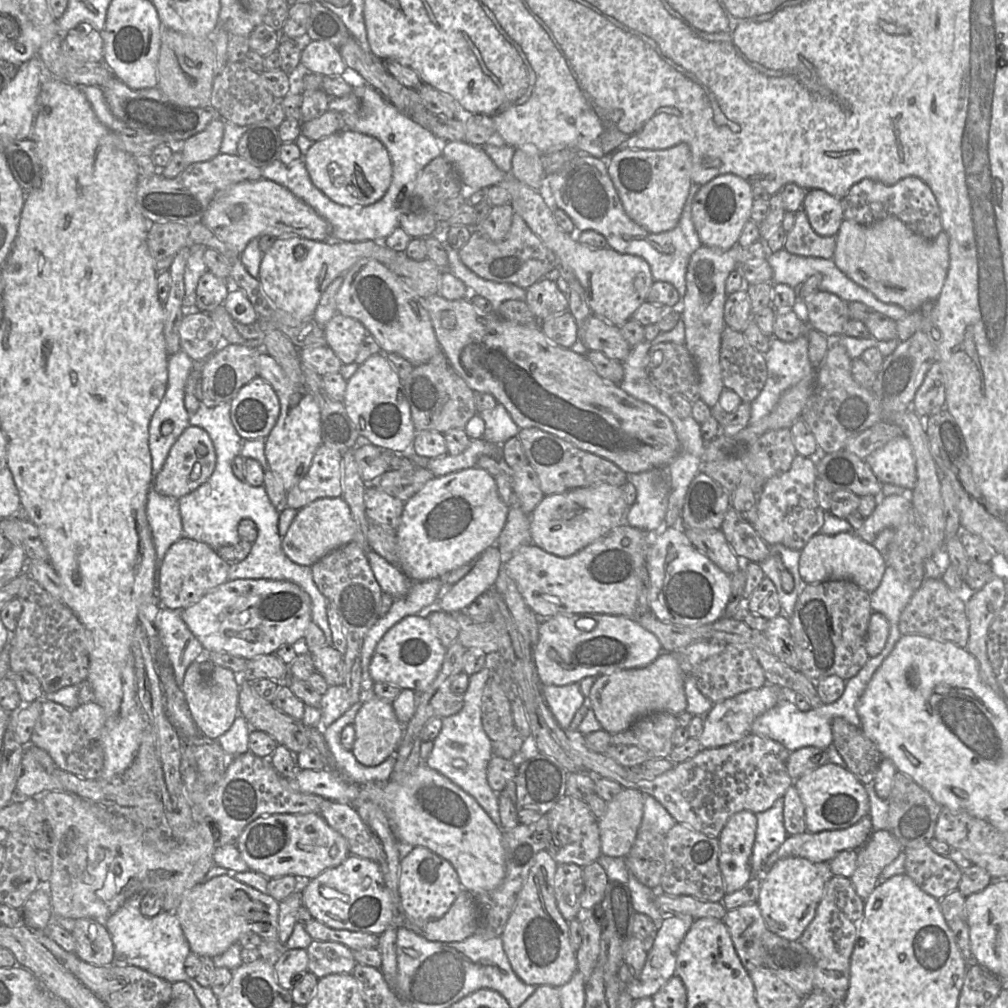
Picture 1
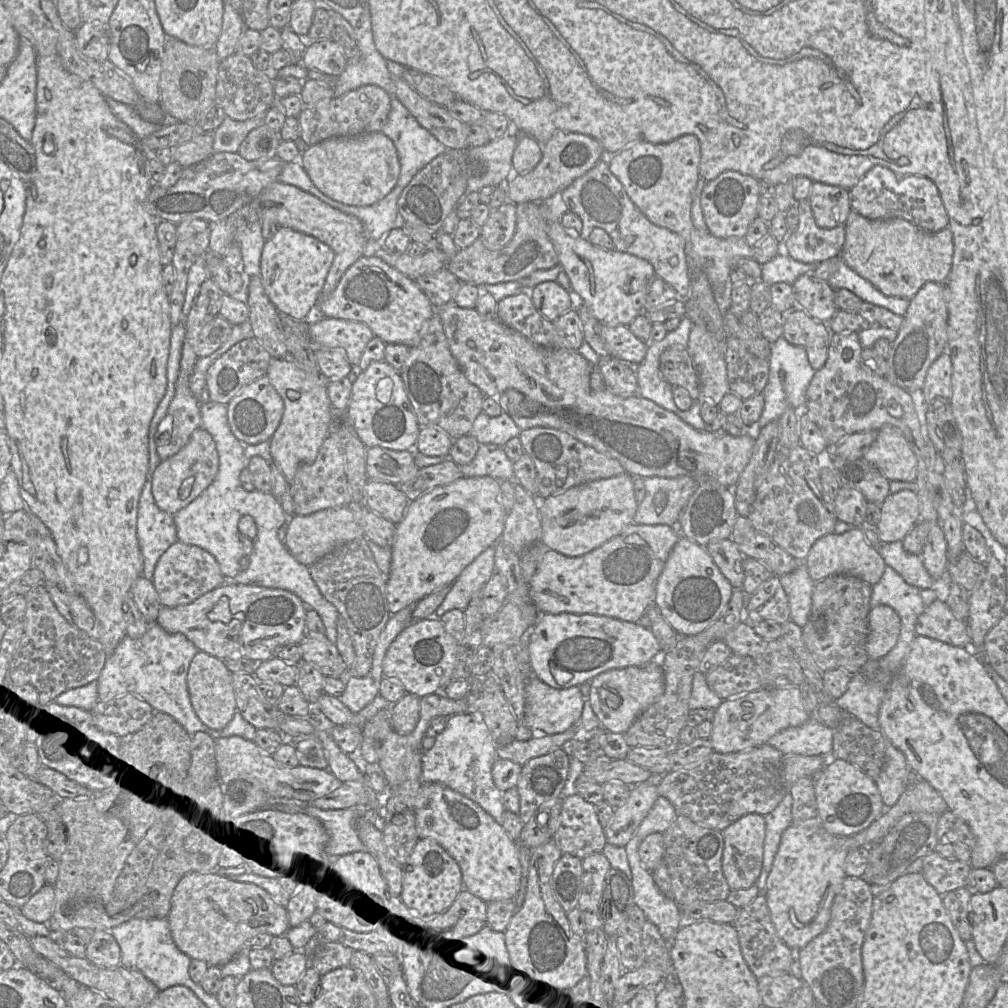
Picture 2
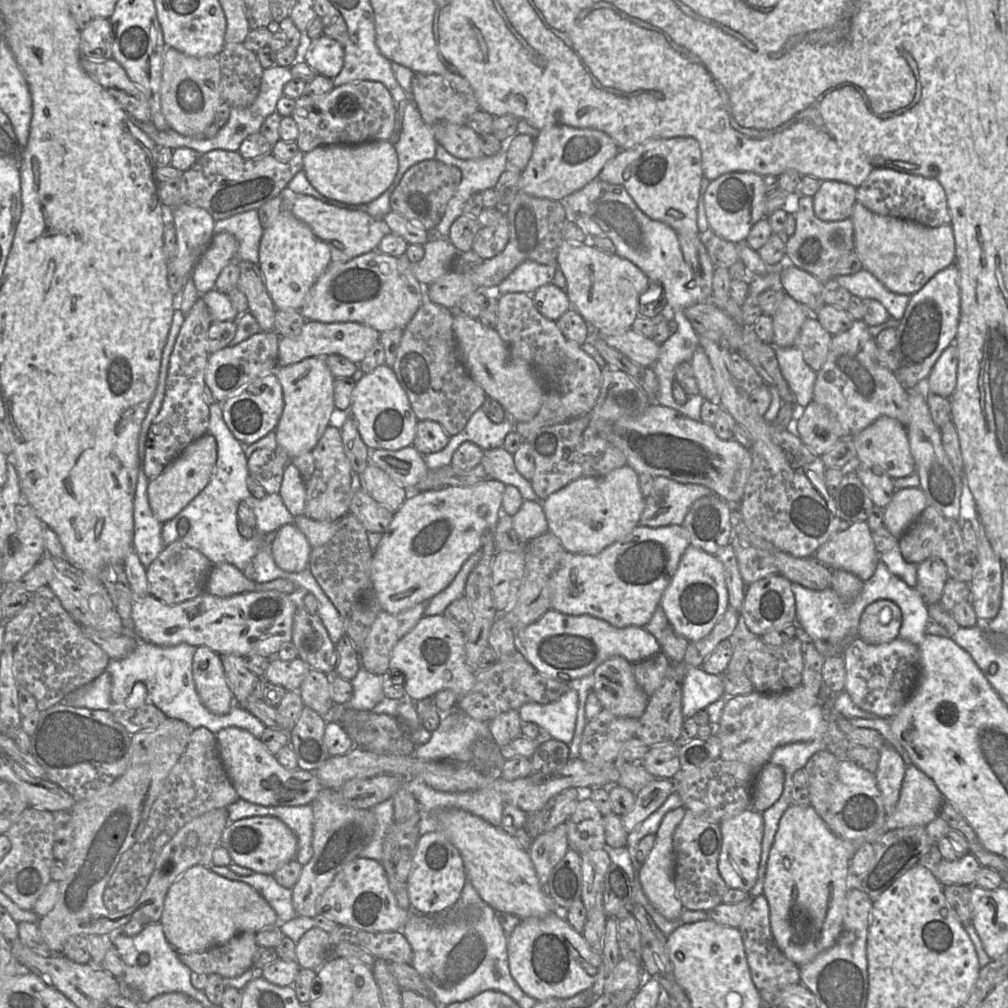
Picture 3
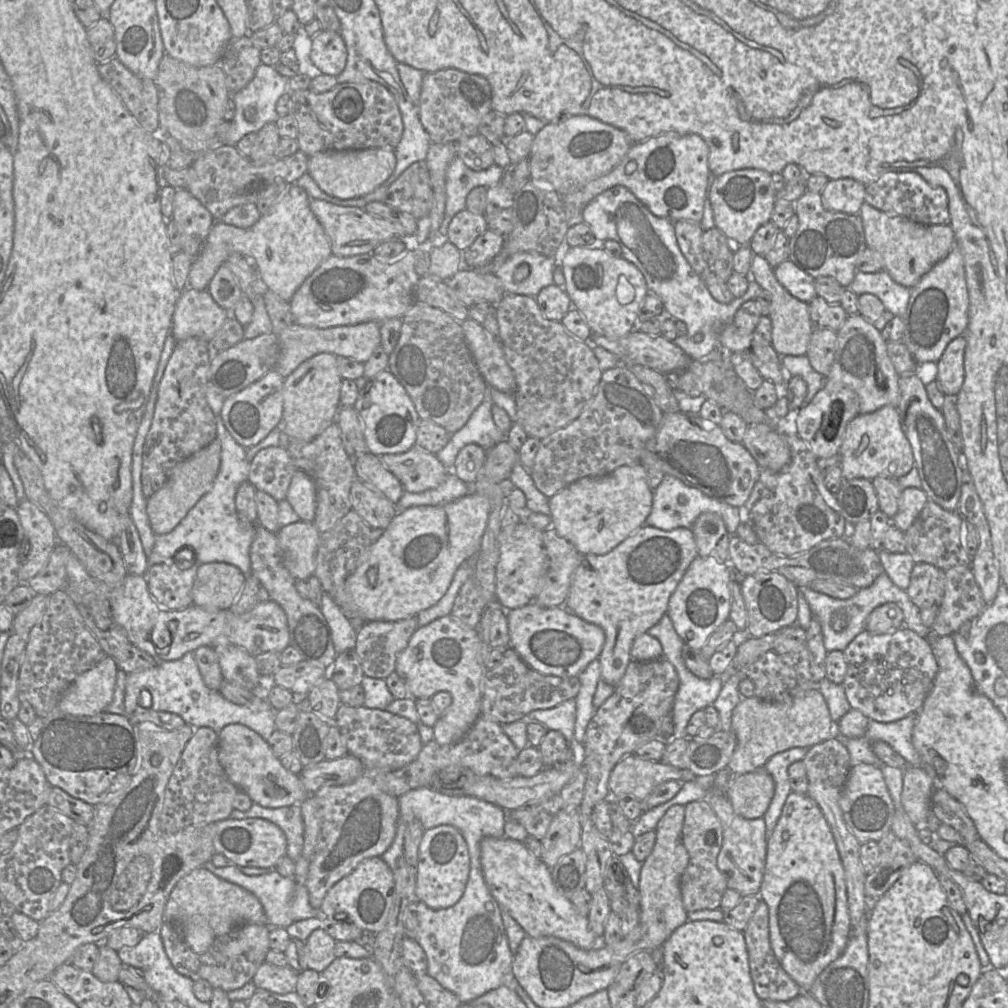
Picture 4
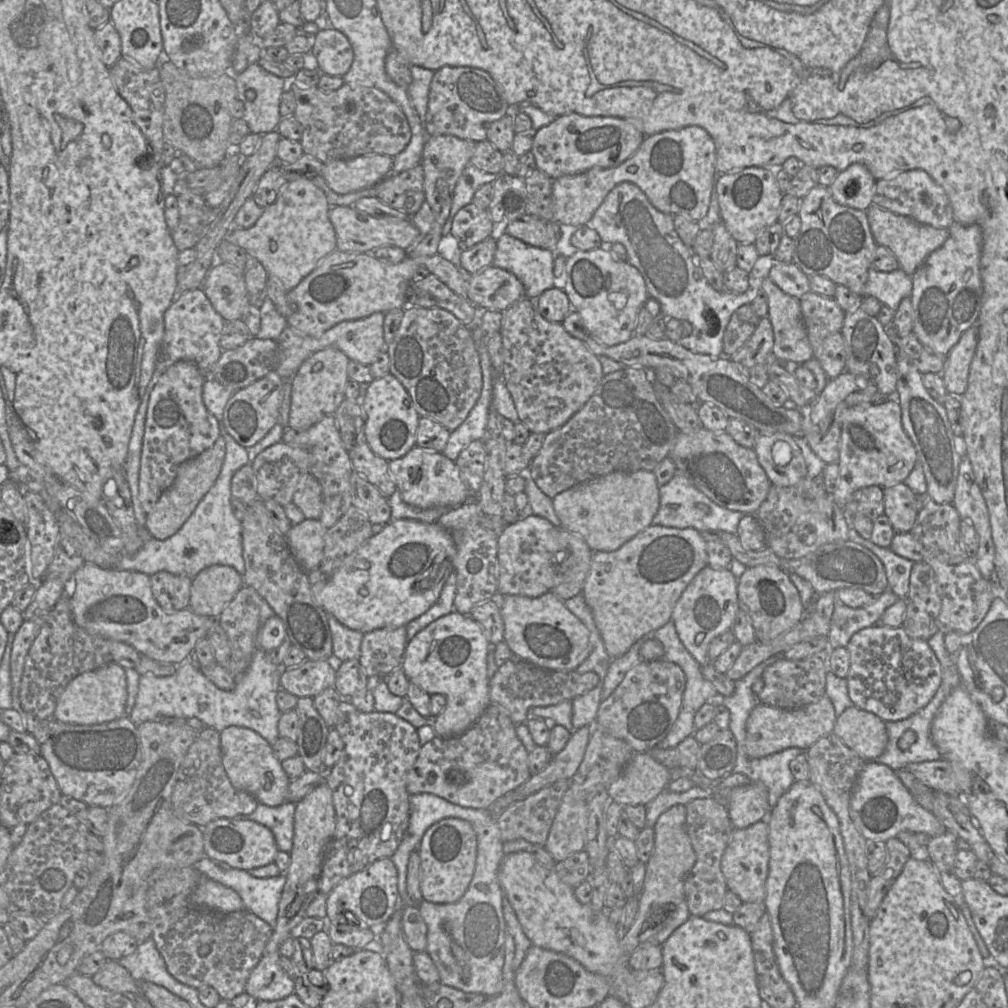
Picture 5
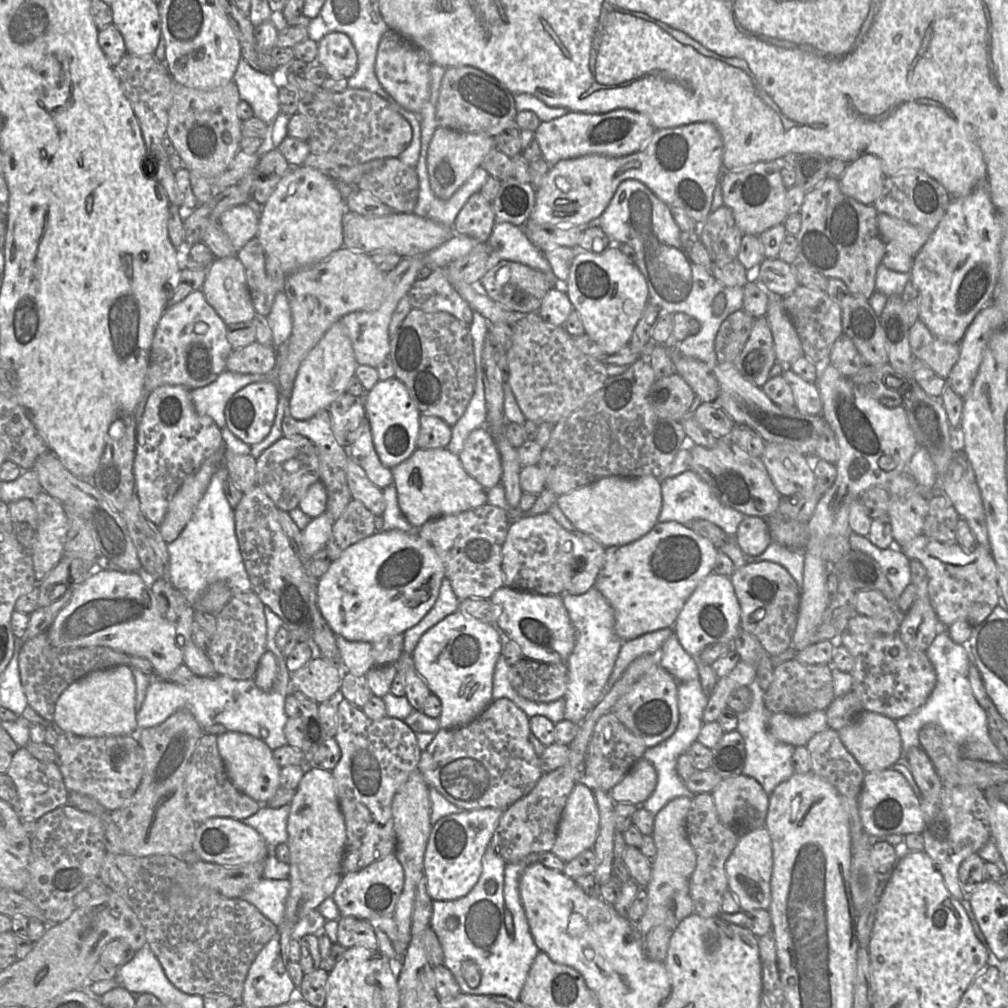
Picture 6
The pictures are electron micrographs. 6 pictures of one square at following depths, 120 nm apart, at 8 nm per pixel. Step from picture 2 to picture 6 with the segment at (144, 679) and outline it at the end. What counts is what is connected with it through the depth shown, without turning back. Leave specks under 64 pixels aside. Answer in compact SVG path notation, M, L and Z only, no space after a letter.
M283 654L277 655L276 662L278 677L275 687L270 692L261 690L254 679L236 680L226 675L211 678L193 675L183 684L151 677L141 709L136 714L138 728L157 726L177 710L186 709L203 727L221 724L229 731L249 734L263 740L274 751L288 744L284 734L284 727L288 720L285 700L292 691L286 658Z

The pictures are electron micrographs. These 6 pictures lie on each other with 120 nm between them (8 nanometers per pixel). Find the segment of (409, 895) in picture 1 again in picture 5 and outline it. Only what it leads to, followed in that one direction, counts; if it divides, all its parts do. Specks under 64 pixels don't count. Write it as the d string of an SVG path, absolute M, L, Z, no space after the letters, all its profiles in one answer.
M458 818L440 820L425 832L418 852L423 900L435 904L450 904L462 898L473 878L477 856L477 837L472 825Z

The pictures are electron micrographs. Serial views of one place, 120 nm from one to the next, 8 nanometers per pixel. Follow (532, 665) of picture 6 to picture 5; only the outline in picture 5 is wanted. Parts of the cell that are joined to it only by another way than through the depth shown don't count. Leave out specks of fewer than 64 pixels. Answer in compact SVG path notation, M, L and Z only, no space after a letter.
M513 655L489 680L491 703L503 706L515 725L526 723L530 708L556 705L592 690L599 682L594 672L553 671L533 665Z

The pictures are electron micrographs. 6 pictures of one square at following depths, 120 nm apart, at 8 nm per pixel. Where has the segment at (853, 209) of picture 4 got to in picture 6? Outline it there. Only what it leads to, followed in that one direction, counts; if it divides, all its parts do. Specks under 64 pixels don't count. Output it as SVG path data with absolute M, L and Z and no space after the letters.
M866 154L849 163L838 180L843 194L872 205L881 194L885 179L882 161L876 155Z

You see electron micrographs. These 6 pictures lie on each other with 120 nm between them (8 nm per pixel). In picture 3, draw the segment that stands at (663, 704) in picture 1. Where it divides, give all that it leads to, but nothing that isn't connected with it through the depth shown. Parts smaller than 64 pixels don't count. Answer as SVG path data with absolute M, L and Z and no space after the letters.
M613 656L594 671L593 692L603 709L618 717L639 719L646 710L649 696L637 684L633 664Z

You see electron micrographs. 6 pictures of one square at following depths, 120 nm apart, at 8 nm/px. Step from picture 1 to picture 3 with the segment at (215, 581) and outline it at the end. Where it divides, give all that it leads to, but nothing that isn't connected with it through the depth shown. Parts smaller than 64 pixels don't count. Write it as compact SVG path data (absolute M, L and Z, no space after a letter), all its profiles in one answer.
M174 542L164 547L156 559L146 568L149 595L167 605L176 605L204 593L213 563L199 551L183 543Z

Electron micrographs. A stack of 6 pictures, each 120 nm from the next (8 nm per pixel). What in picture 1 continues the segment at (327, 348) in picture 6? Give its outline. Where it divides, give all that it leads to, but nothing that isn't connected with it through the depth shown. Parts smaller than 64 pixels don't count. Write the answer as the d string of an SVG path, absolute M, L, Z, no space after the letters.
M258 351L257 368L258 376L272 386L280 401L278 421L265 438L265 456L272 473L281 480L288 492L307 474L322 444L320 408L304 385L295 385L265 351Z

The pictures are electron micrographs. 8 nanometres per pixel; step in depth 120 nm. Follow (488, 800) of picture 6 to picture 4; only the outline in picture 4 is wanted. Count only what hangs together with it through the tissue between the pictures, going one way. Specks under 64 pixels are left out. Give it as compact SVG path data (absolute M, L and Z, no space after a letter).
M479 718L462 739L453 744L440 745L434 739L424 744L412 762L383 778L383 791L393 797L399 797L420 787L436 791L445 789L441 772L450 766L465 767L480 776L491 775L499 779L513 778L518 776L516 771L518 753L518 749L503 732L501 724Z

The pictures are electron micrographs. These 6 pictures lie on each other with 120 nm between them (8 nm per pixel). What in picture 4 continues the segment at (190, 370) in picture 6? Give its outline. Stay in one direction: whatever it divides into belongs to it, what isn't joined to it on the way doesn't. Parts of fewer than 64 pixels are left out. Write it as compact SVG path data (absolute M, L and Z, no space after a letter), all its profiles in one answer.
M187 287L178 297L171 334L176 341L197 337L210 342L230 315L231 312L219 306L207 289Z

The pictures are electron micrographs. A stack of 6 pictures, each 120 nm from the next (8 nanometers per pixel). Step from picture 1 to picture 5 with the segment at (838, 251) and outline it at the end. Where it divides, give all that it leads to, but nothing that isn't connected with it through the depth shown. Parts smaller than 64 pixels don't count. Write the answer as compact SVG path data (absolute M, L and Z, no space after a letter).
M874 203L866 210L870 229L878 245L889 248L896 256L899 268L912 276L923 261L940 248L949 236L949 229L922 224L916 220L881 208Z

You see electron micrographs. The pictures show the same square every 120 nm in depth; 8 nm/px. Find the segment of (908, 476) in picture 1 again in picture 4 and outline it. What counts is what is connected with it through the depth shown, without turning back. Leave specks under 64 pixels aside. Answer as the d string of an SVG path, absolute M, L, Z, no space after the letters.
M884 406L874 412L858 414L847 425L839 450L843 480L875 477L899 479L914 467L914 456L895 406Z

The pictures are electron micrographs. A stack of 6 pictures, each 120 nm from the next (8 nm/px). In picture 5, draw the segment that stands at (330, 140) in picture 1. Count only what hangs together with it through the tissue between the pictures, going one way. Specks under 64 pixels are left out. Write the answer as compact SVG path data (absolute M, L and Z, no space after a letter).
M371 154L323 164L321 175L329 188L338 194L348 194L377 185L390 172L393 157Z

